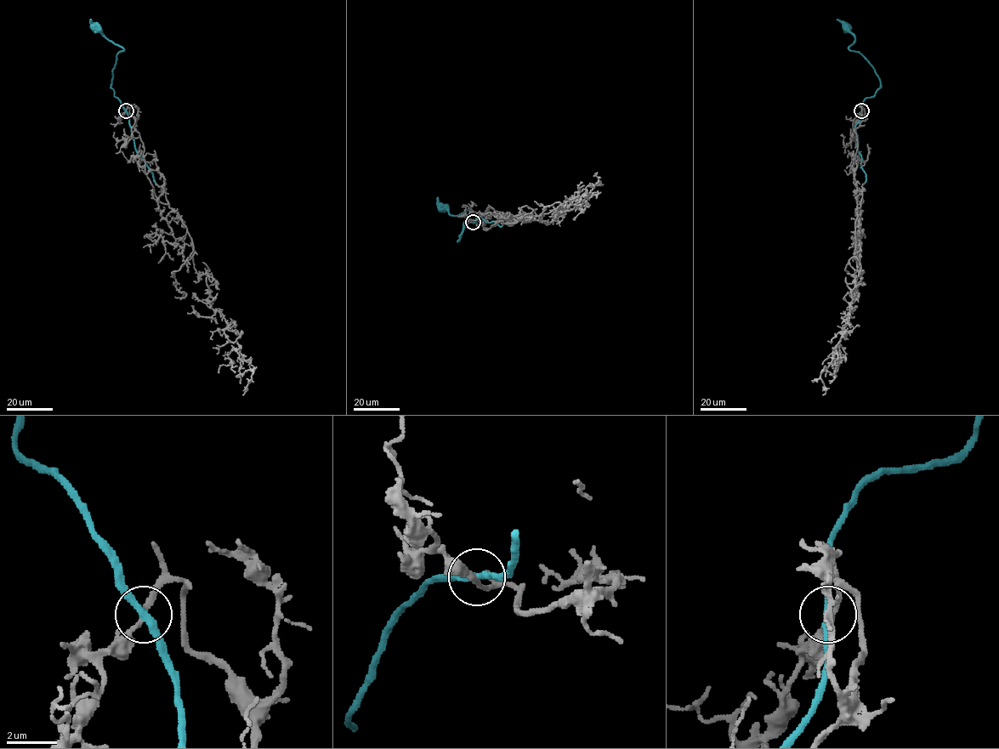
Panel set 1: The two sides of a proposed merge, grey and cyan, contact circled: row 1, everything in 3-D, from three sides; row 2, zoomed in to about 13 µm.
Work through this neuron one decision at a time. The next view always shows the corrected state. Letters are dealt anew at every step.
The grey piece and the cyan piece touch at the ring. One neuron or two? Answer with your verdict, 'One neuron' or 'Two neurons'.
One neuron

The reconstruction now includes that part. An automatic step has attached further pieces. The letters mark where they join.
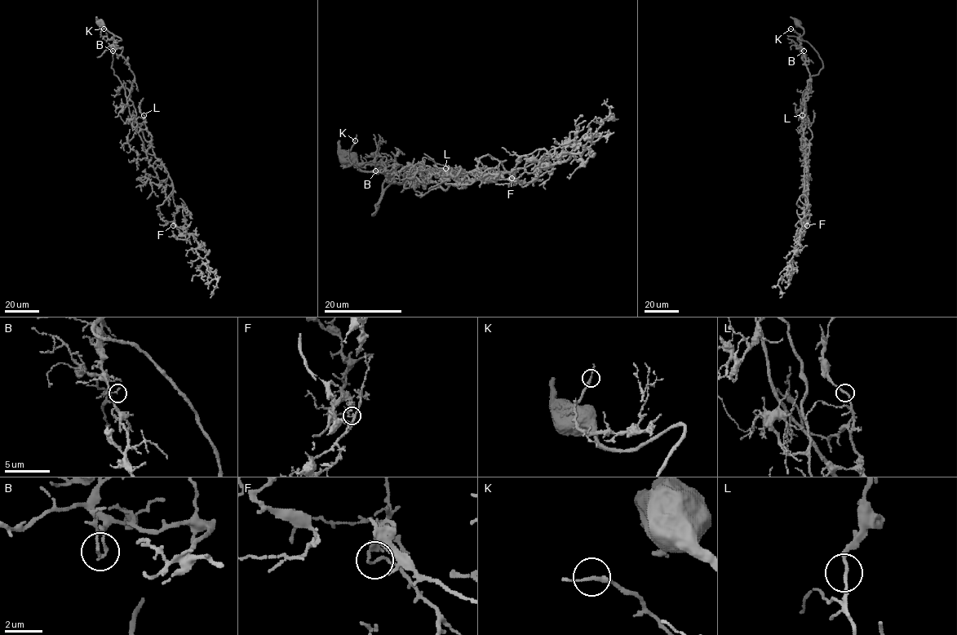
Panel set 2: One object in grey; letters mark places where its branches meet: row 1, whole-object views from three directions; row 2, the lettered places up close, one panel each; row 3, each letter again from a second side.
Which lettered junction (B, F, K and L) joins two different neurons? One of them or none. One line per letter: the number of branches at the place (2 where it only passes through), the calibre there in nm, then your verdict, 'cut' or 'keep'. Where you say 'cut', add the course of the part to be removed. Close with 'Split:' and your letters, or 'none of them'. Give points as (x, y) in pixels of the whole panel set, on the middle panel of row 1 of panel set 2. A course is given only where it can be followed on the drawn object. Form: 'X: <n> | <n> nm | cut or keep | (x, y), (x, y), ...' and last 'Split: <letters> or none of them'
B: 2 | 110 nm | keep
F: 2 | 130 nm | cut | (511, 178), (520, 175), (525, 171), (525, 166), (530, 161), (538, 161), (541, 166), (549, 168)
K: 2 | 190 nm | keep
L: 2 | 160 nm | keep
Split: F

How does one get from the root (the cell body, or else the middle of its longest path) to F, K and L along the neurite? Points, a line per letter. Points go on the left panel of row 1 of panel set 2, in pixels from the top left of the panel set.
F: (101, 23), (121, 39), (111, 68), (130, 116), (171, 181), (173, 225)
K: (101, 23), (121, 39), (111, 68), (130, 91), (135, 75), (122, 48), (100, 34), (104, 28)
L: (101, 23), (121, 39), (116, 44), (111, 68), (125, 90), (130, 116), (152, 145), (143, 115)

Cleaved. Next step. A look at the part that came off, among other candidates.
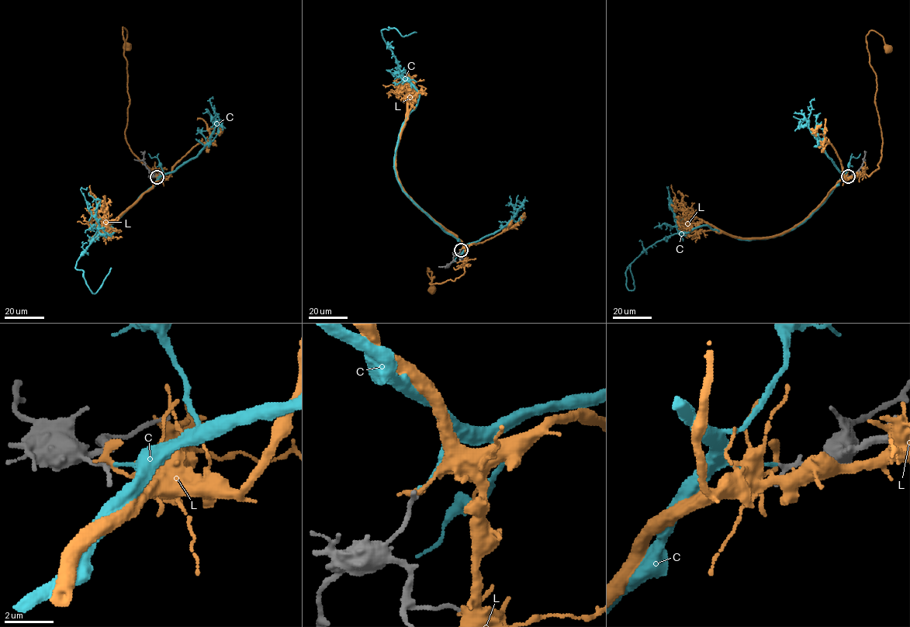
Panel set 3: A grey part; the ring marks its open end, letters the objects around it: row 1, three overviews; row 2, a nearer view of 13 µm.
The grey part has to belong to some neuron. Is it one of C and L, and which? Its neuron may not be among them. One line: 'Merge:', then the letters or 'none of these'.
Merge: C

